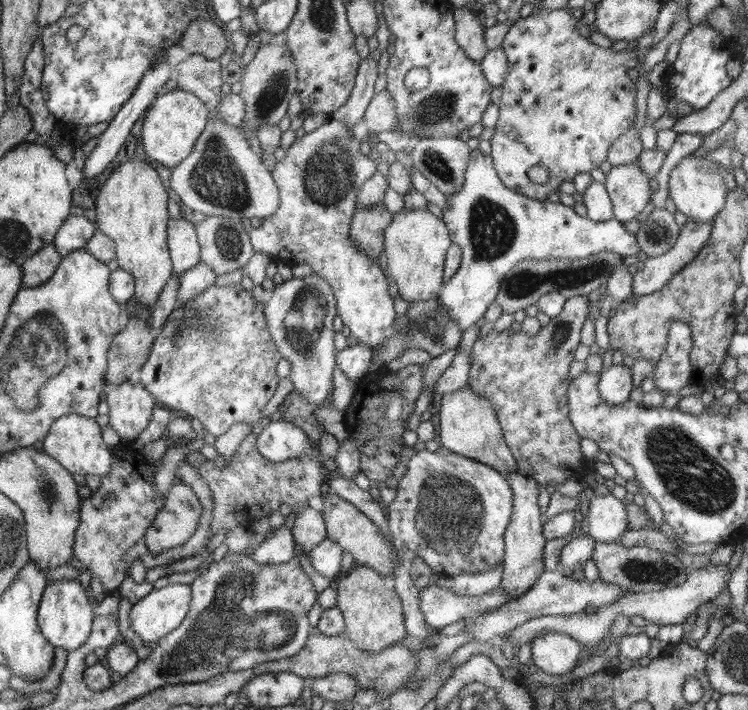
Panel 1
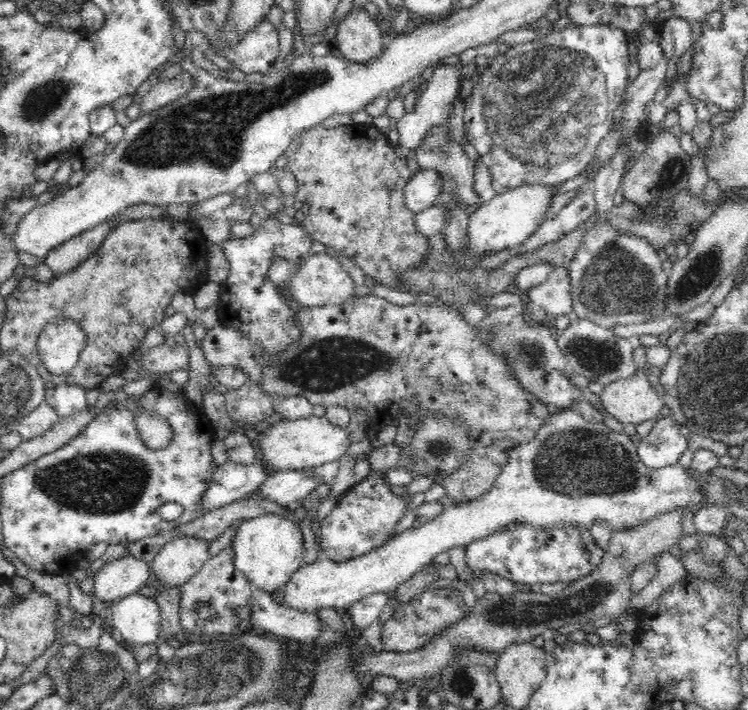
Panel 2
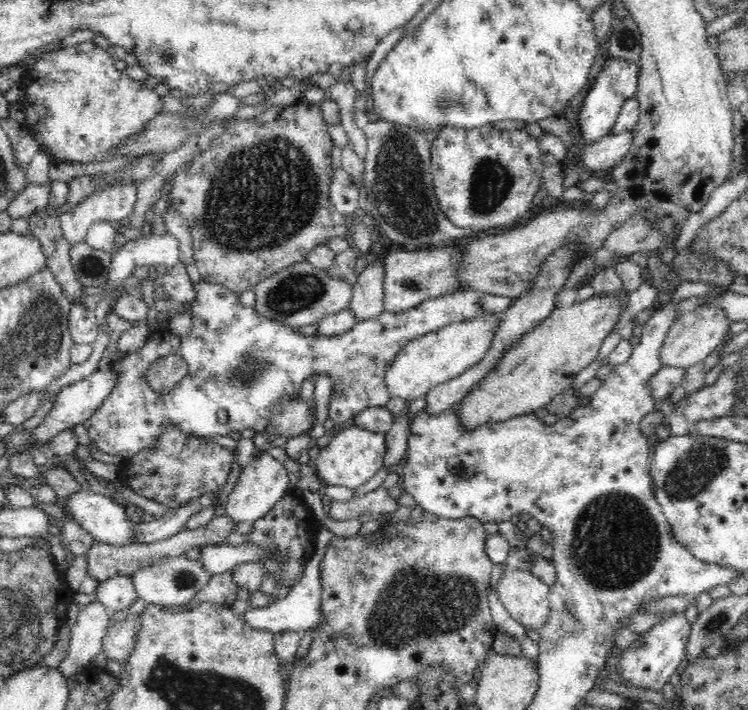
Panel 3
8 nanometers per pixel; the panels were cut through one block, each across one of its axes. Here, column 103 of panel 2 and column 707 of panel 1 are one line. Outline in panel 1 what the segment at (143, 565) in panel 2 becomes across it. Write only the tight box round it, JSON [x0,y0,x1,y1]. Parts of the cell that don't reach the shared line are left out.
[507,563,732,650]

